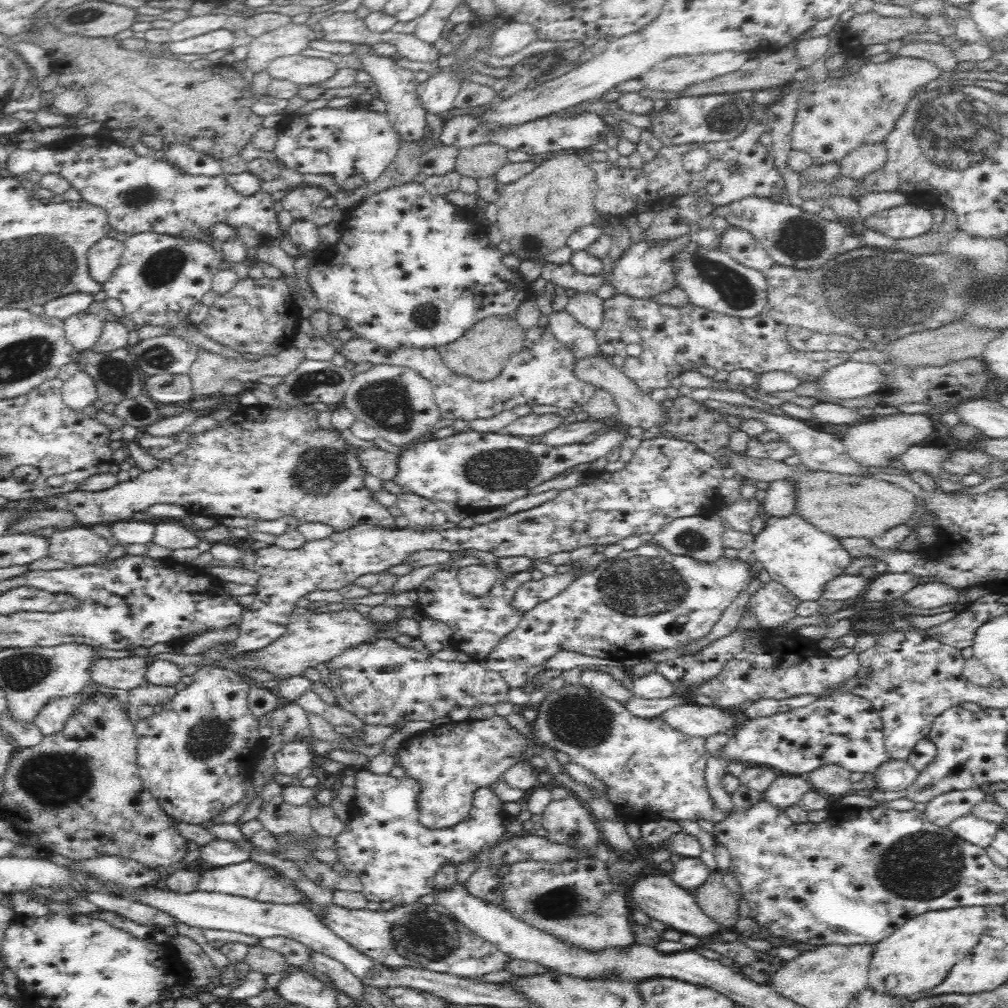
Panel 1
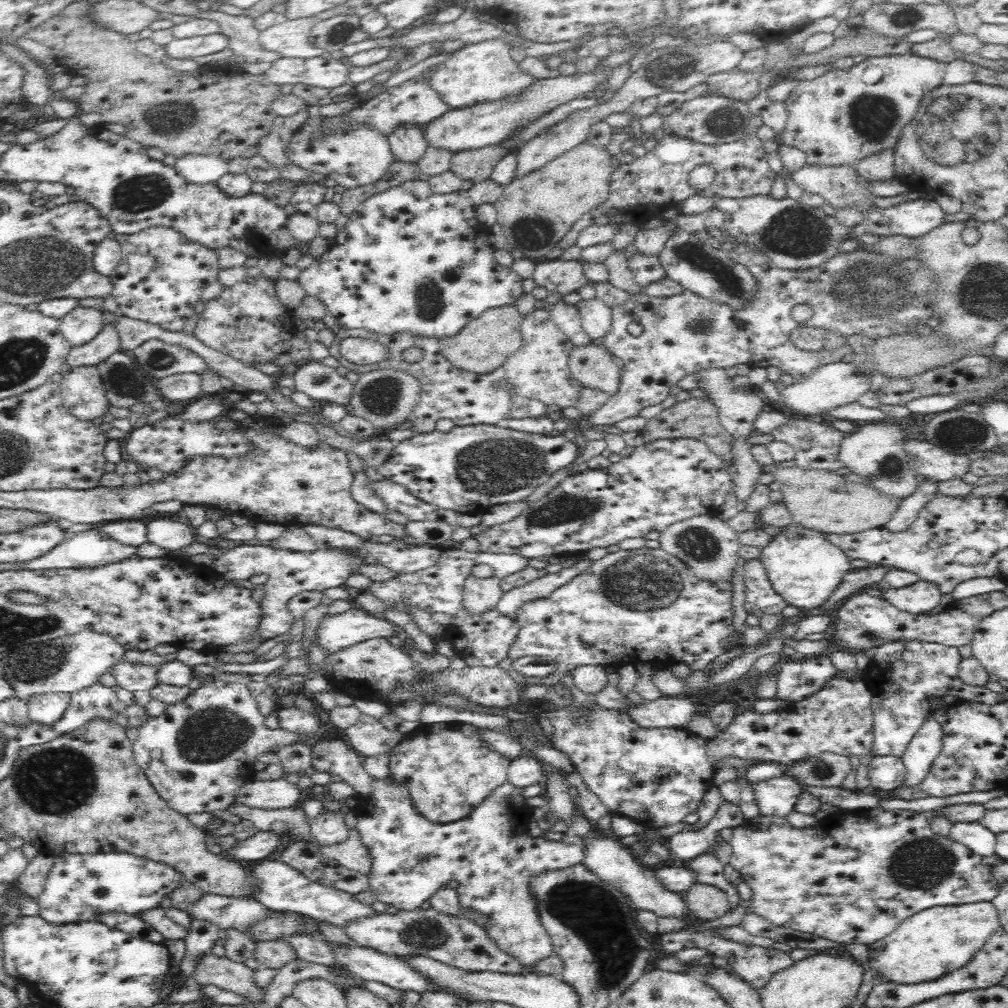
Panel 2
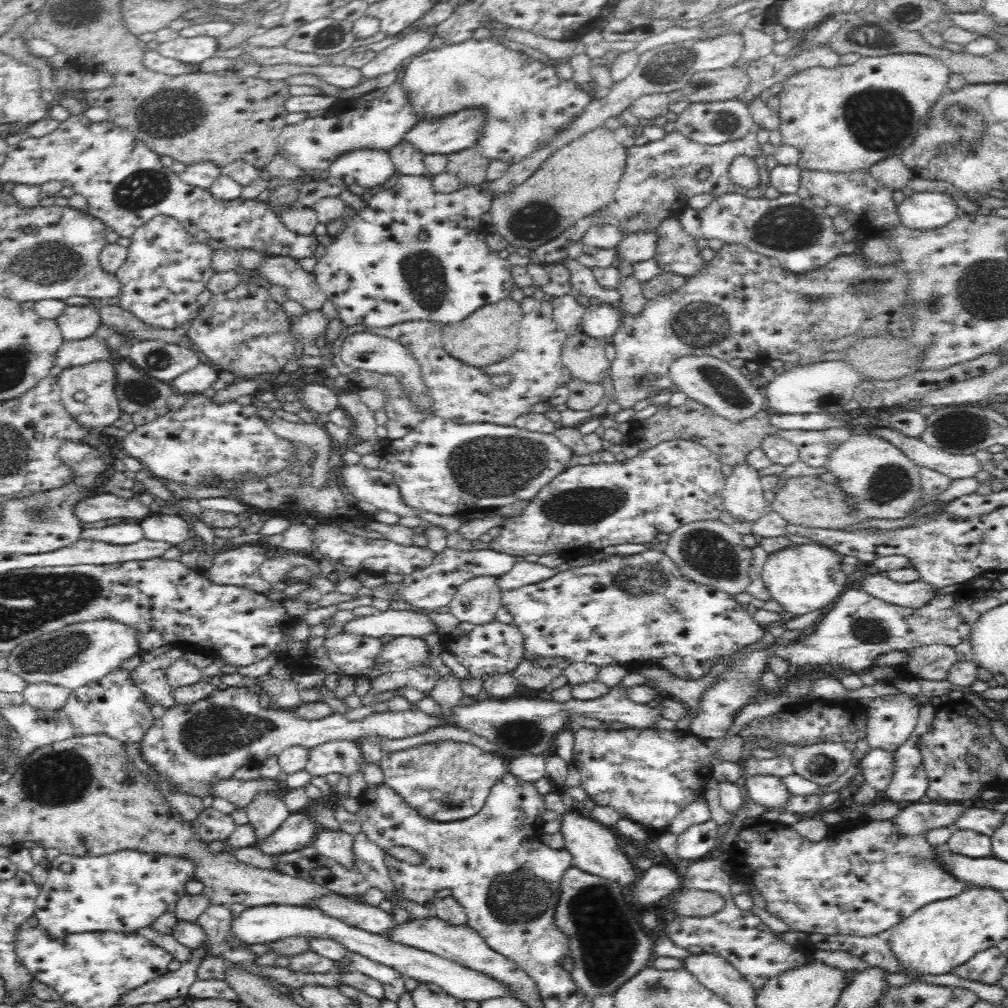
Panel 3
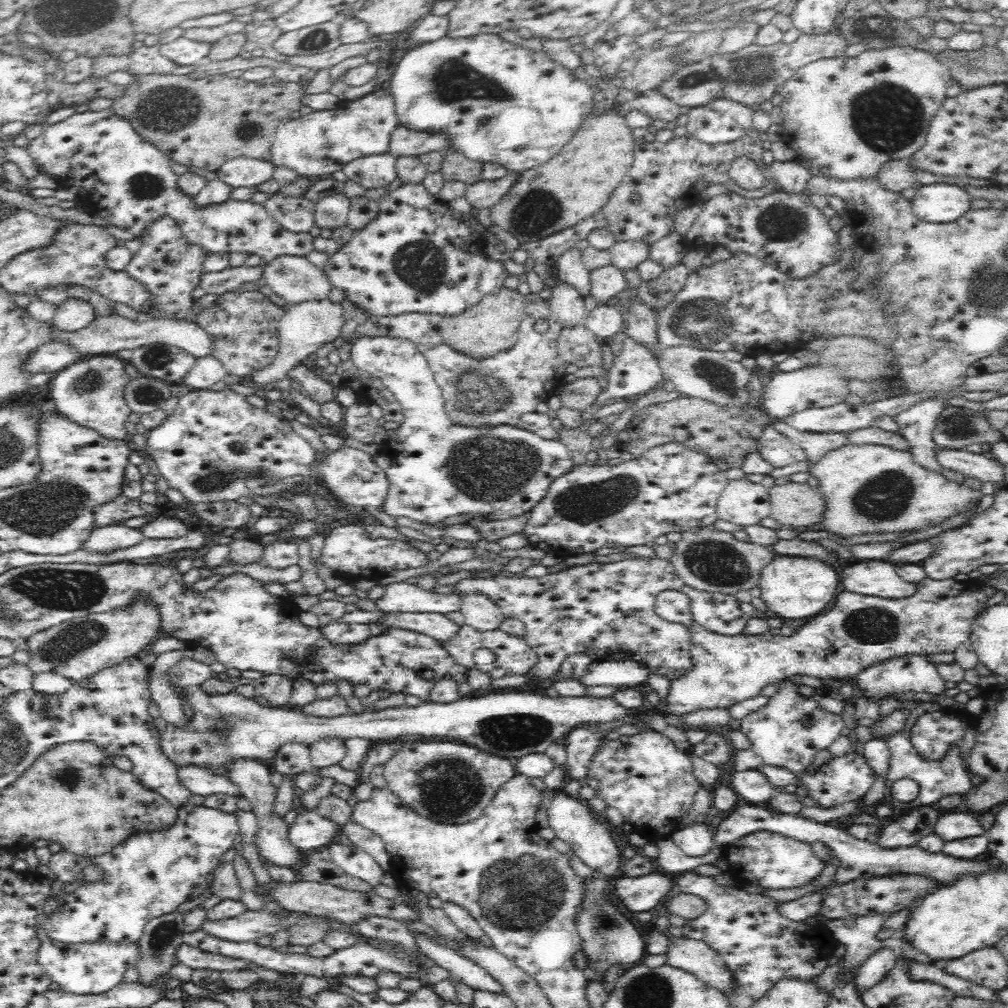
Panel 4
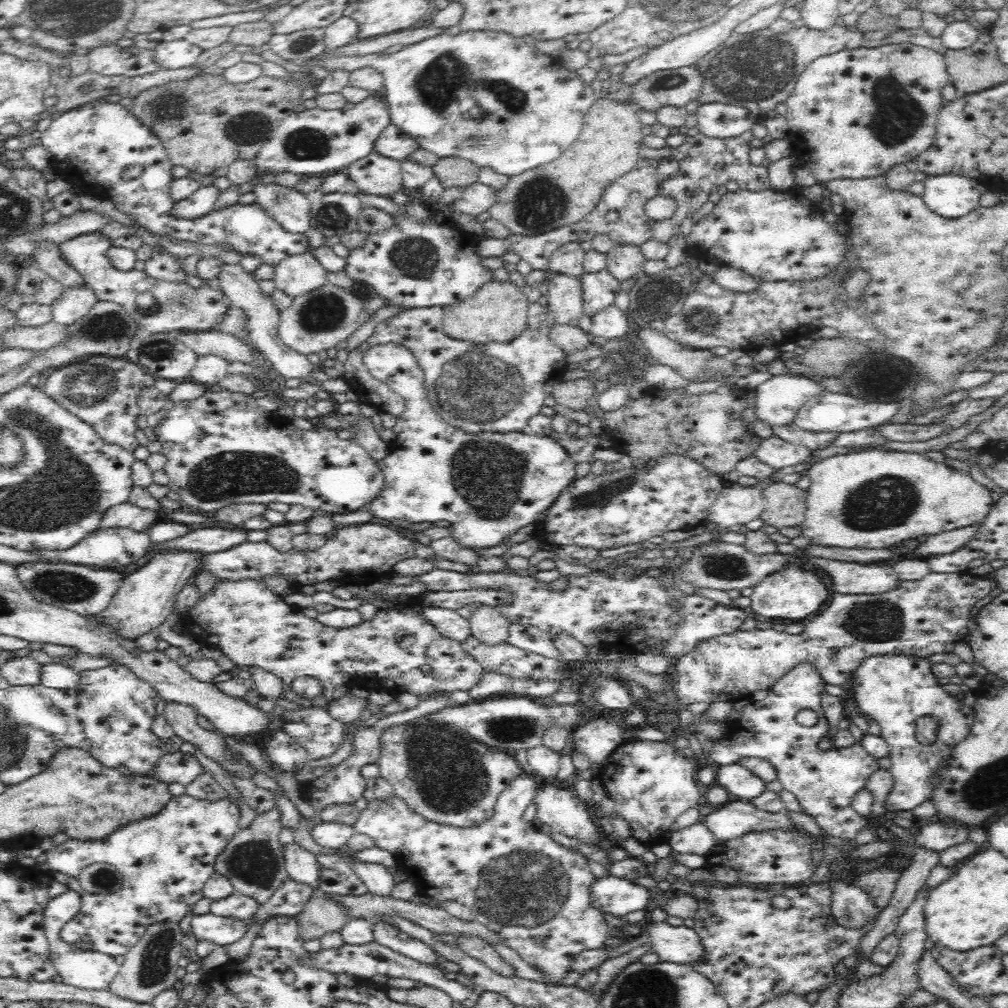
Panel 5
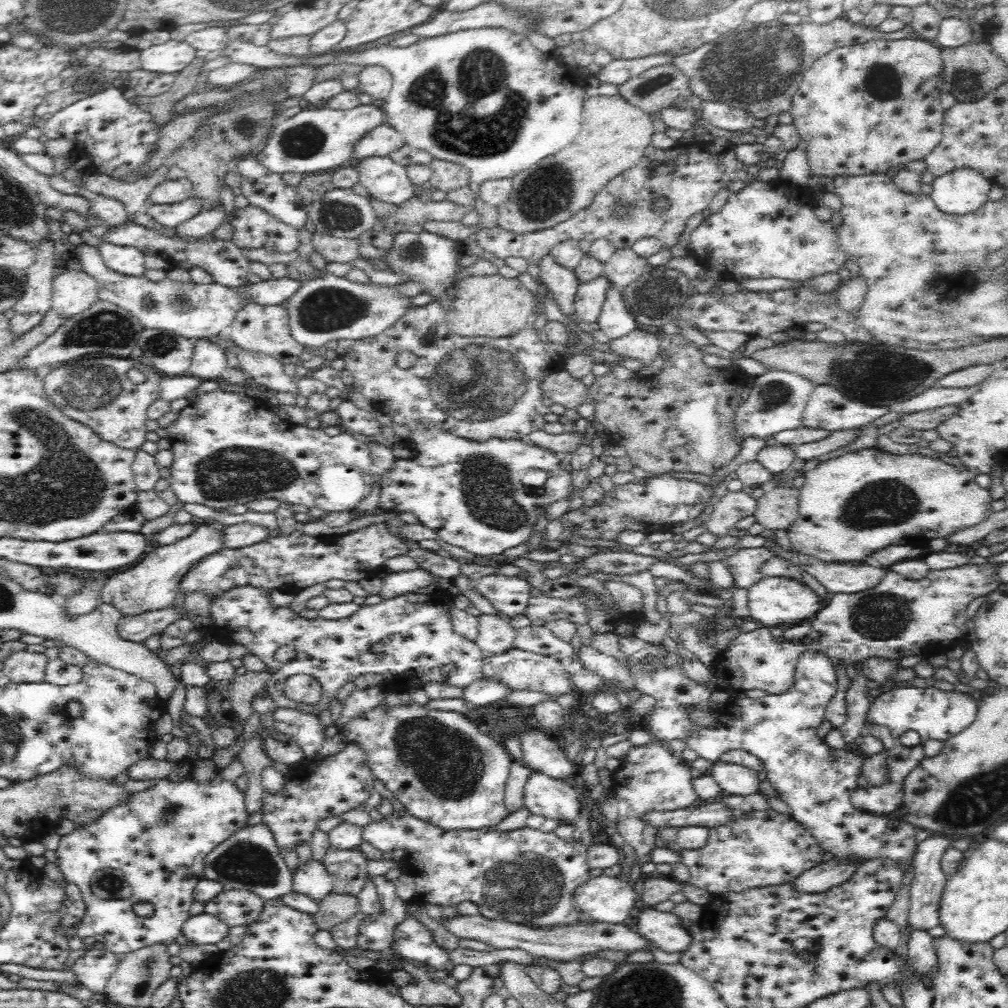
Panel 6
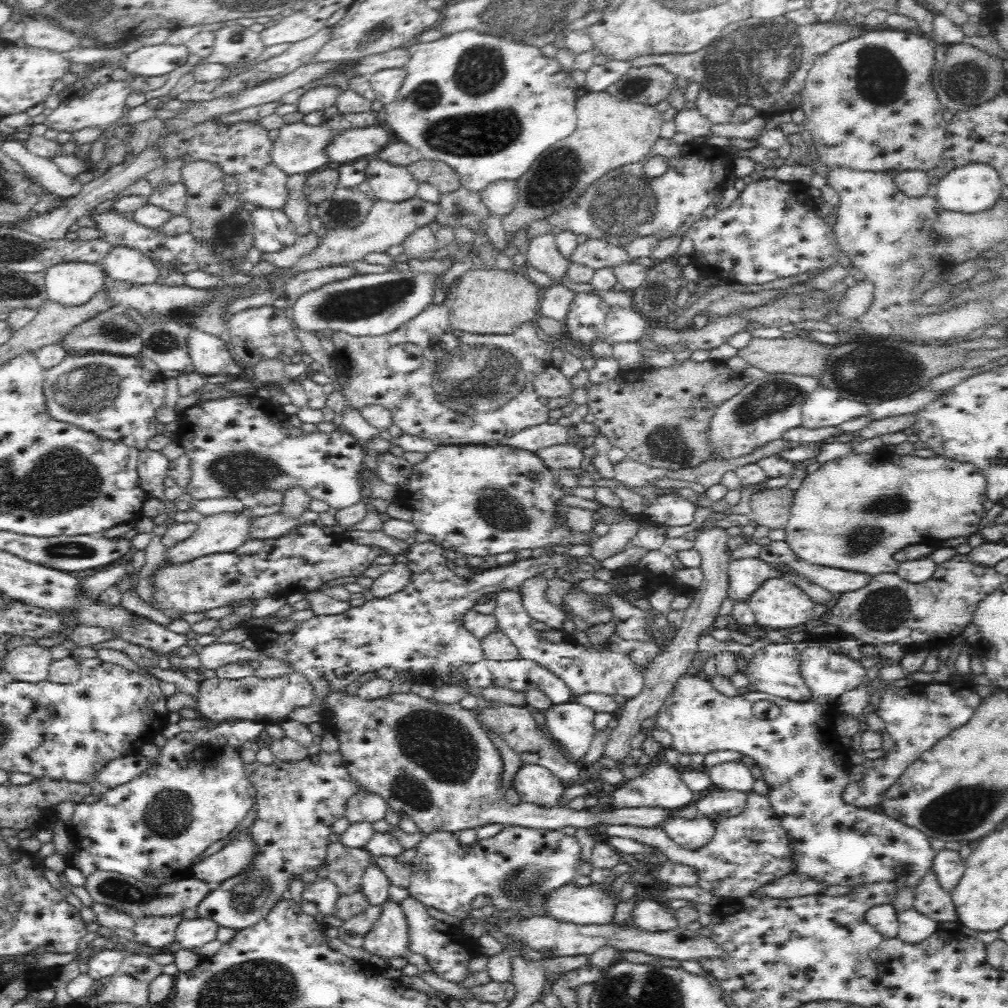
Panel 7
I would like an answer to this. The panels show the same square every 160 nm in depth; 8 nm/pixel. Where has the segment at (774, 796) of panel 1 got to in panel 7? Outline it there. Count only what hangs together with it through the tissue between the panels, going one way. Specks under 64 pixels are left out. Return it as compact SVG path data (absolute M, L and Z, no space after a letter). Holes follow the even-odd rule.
M726 762L708 770L708 776L714 786L720 791L738 791L750 793L753 791L756 779L743 762Z

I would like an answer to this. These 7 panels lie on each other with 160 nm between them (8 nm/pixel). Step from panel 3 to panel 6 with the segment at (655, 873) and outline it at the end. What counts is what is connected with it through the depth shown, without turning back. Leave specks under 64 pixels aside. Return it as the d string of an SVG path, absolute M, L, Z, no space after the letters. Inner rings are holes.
M605 875L590 878L575 890L573 898L574 904L581 912L597 922L610 924L623 923L628 916L635 915L637 900L638 894L632 883L623 882L619 877Z

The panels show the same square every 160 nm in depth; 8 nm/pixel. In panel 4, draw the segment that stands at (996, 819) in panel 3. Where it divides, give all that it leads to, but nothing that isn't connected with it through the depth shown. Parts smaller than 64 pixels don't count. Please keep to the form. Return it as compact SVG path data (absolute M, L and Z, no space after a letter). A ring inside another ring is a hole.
M963 809L942 815L933 832L944 842L986 834L986 830L980 824L980 816Z

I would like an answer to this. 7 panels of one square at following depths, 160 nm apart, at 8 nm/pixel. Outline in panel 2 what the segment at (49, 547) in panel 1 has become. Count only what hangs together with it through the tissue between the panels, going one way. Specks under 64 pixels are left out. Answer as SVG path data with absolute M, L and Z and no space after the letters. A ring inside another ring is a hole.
M86 530L86 532L78 532L70 538L66 537L60 545L54 546L46 554L25 562L22 568L28 570L48 570L48 569L64 569L64 568L96 568L106 566L110 562L118 562L124 558L130 558L136 552L136 547L124 546L120 542L116 542L114 538L110 538L101 530Z

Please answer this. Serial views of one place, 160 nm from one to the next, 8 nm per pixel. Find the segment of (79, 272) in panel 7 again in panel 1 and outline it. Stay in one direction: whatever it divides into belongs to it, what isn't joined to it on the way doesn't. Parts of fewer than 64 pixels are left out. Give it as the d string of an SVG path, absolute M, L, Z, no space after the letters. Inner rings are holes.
M80 312L64 320L65 336L75 351L94 348L96 341L104 332L105 320L102 316Z

